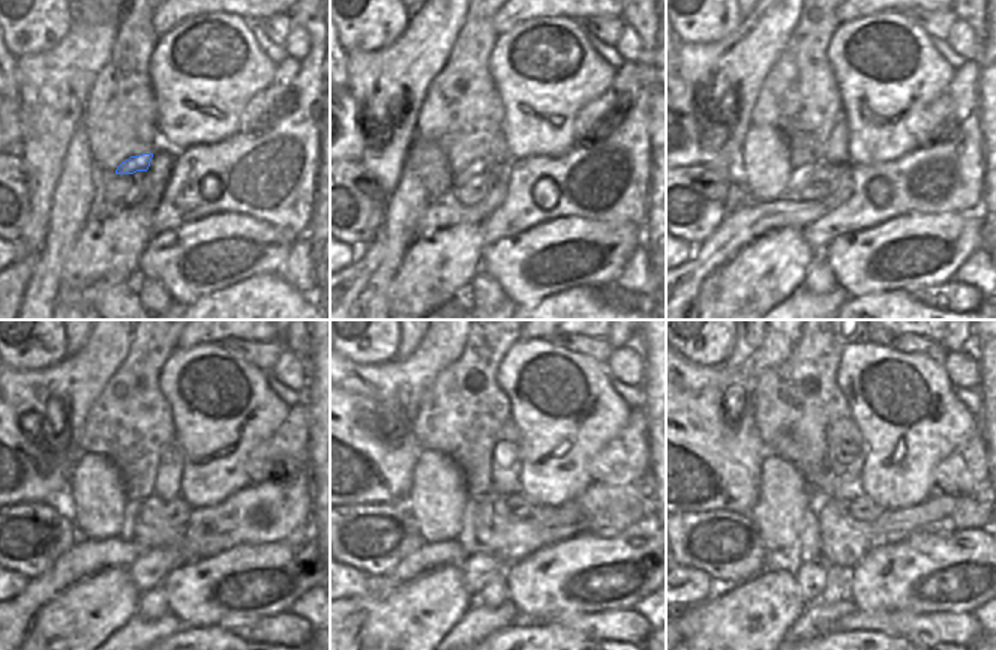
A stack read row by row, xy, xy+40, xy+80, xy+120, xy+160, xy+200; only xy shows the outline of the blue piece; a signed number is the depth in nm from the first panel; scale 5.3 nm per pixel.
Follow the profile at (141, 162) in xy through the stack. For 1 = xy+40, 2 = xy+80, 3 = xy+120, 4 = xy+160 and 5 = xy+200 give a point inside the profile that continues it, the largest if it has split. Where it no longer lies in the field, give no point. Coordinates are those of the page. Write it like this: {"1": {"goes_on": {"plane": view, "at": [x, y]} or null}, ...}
{"1": {"goes_on": {"plane": "xy+40", "at": [465, 174]}}, "2": {"goes_on": {"plane": "xy+80", "at": [800, 176]}}, "3": {"goes_on": {"plane": "xy+120", "at": [132, 508]}}, "4": {"goes_on": {"plane": "xy+160", "at": [467, 539]}}, "5": {"goes_on": {"plane": "xy+200", "at": [807, 550]}}}

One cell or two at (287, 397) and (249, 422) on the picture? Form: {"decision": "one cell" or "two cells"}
{"decision": "two cells"}

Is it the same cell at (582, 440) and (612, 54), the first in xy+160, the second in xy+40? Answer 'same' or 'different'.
different

